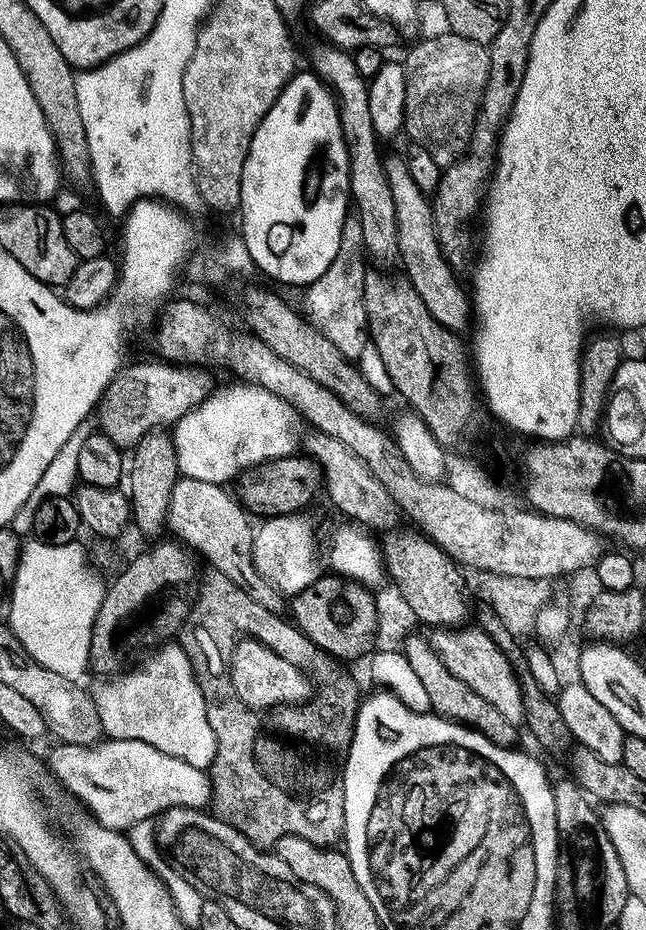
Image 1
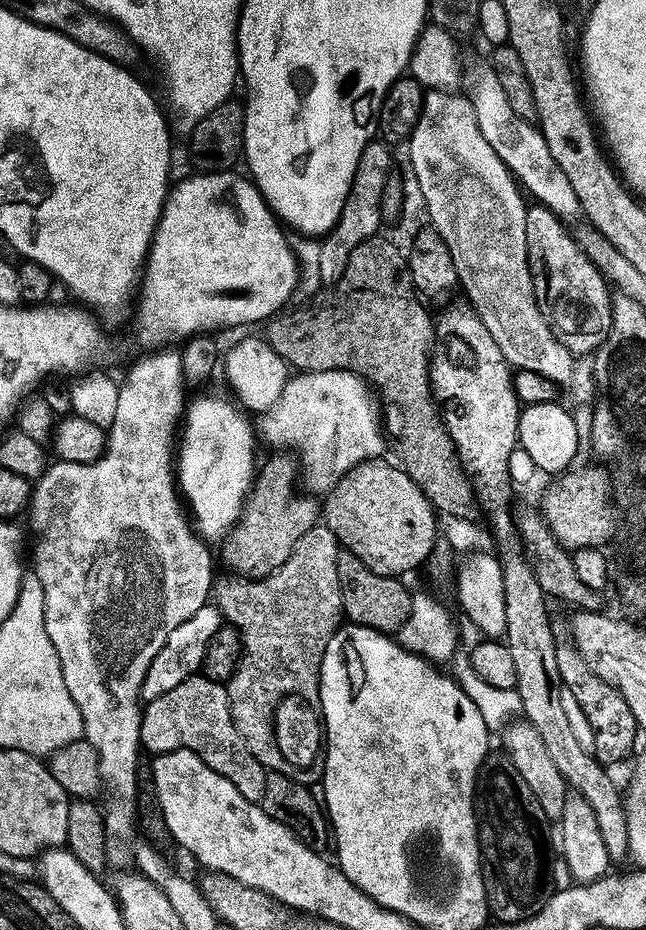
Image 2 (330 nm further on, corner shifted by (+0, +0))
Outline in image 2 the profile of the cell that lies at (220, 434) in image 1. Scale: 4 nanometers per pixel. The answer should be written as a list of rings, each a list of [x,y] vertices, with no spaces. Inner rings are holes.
[[[342,370],[296,372],[289,375],[278,402],[274,402],[274,406],[270,406],[265,412],[259,413],[258,436],[266,443],[273,444],[276,447],[273,449],[276,450],[287,449],[284,447],[287,446],[288,440],[292,440],[293,446],[296,447],[295,455],[302,465],[303,479],[305,476],[312,483],[313,493],[327,494],[355,464],[379,457],[383,453],[380,452],[383,448],[385,451],[386,440],[382,435],[382,420],[377,409],[376,412],[372,409],[372,400],[374,404],[374,396],[369,385],[353,372]]]

